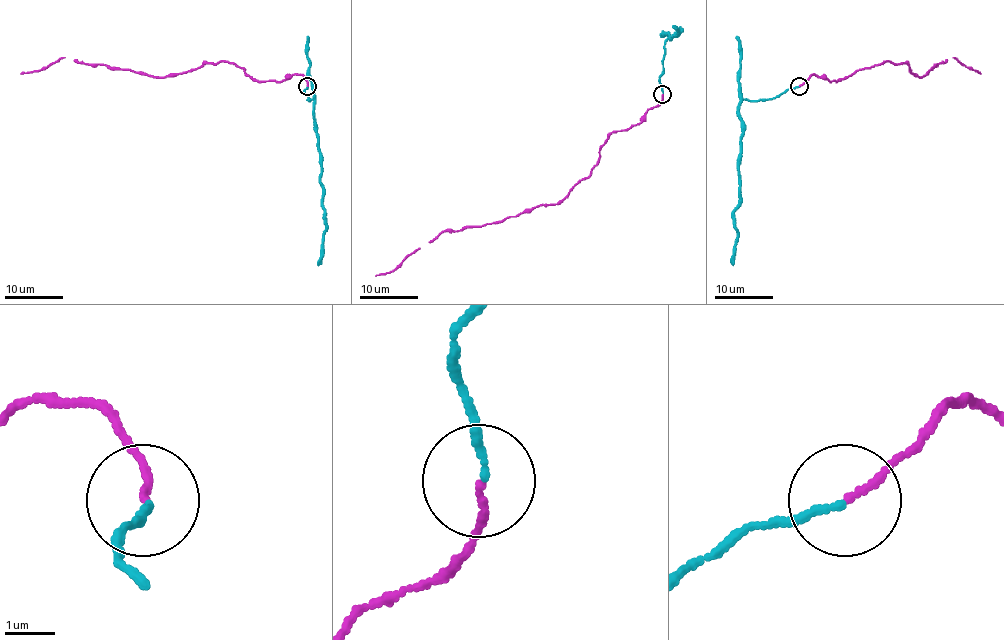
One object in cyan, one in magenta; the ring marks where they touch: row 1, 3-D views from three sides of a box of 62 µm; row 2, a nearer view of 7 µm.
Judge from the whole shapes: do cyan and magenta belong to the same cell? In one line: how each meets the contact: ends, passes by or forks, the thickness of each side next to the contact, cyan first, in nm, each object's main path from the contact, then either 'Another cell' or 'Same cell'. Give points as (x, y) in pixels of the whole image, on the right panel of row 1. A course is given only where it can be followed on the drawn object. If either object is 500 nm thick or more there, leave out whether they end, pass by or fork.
At the ring cyan ends. At the ring magenta ends. Thickness 130 nm (cyan) against 130 nm. Course of cyan: (800, 85), (772, 99), (744, 99), (740, 104), (740, 205), (734, 213), (737, 243), (732, 265). Course of magenta: (800, 85), (814, 74), (839, 81), (887, 61), (905, 64), (922, 77), (936, 64), (955, 58), (981, 74). Same cell

